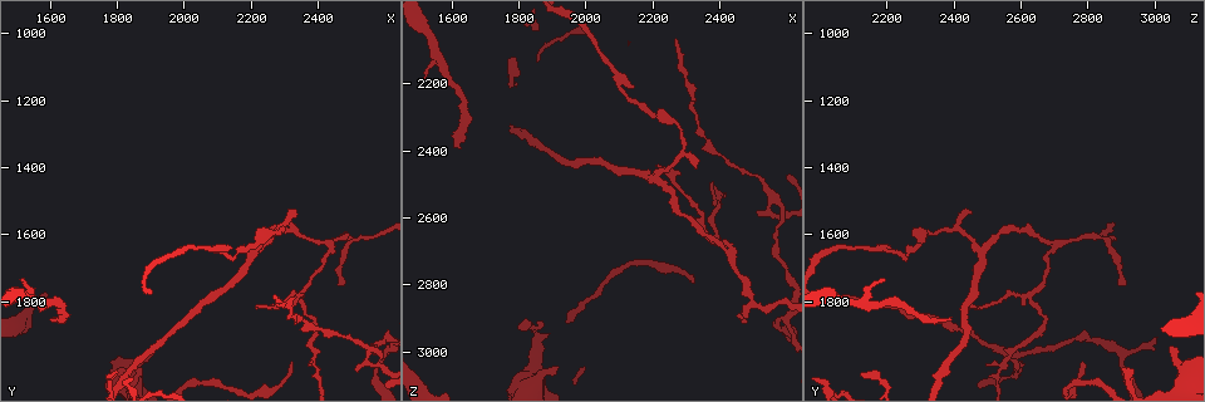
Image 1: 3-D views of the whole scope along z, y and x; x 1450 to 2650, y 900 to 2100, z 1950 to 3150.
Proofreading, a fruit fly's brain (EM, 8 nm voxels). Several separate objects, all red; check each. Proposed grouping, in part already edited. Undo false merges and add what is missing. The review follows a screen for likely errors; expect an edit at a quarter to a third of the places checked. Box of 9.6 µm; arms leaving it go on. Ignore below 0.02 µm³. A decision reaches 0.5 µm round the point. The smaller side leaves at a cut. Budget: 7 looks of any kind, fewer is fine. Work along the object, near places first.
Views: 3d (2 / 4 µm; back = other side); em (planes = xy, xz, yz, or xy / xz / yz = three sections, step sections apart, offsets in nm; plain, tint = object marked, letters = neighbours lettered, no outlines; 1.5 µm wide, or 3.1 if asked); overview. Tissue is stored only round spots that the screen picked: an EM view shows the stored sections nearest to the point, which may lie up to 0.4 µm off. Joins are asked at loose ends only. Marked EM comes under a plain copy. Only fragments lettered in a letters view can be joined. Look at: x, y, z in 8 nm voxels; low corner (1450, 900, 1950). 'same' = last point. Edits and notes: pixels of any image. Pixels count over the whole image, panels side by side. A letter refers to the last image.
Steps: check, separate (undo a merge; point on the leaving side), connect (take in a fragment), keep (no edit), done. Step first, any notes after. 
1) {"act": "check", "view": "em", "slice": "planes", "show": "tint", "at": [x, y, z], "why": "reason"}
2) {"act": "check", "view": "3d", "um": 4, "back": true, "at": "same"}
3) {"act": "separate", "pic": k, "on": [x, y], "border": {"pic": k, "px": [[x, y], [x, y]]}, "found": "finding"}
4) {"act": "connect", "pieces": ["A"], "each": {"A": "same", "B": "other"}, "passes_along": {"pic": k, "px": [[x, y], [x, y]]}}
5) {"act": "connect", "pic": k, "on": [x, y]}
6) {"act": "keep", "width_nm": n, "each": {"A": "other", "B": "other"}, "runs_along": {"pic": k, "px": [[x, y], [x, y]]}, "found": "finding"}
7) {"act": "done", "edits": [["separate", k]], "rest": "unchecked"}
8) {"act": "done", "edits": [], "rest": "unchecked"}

{"act": "check", "view": "3d", "um": 4, "at": [2320, 1990, 2790]}

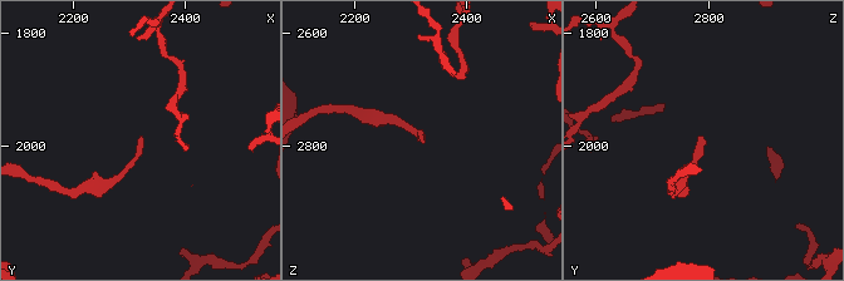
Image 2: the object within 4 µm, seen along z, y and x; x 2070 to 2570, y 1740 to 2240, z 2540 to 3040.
{"act": "check", "view": "em", "slice": "xz", "step": 8, "show": "tint", "at": [2320, 1980, 2785], "why": "shape alone is not enough"}

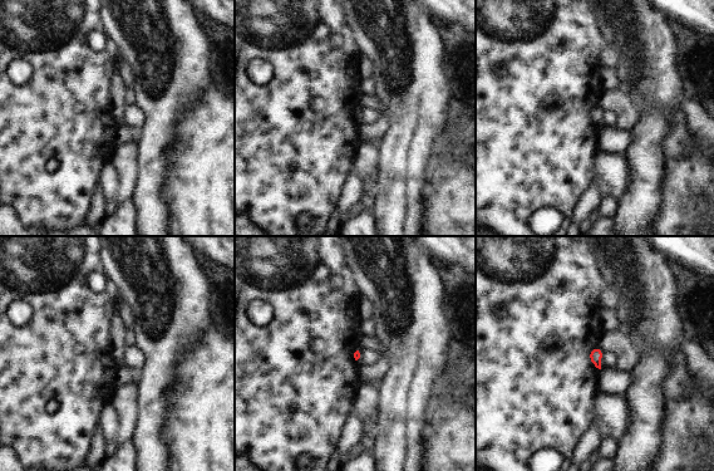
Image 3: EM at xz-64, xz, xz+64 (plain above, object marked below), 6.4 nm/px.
{"act": "check", "view": "em", "slice": "planes", "show": "letters", "at": "same", "why": "cut it another way"}

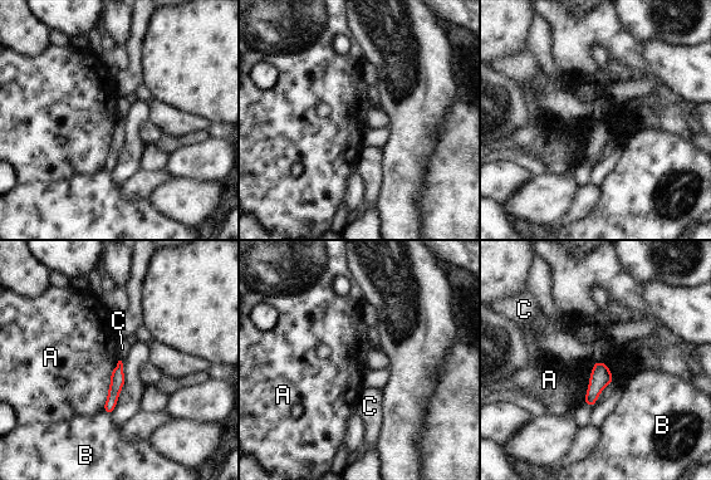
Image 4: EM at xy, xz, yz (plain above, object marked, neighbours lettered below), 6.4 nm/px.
{"act": "keep", "longest_contact_nm": ["A", 320], "each": {"A": "other", "B": "other", "C": "other"}, "border": {"pic": 4, "px": [[118, 361], [102, 409]]}, "found": "no lettered fragment goes on from it"}

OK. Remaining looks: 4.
{"act": "check", "view": "3d", "um": 4, "at": [2410, 1620, 2690], "why": "abrupt turn"}

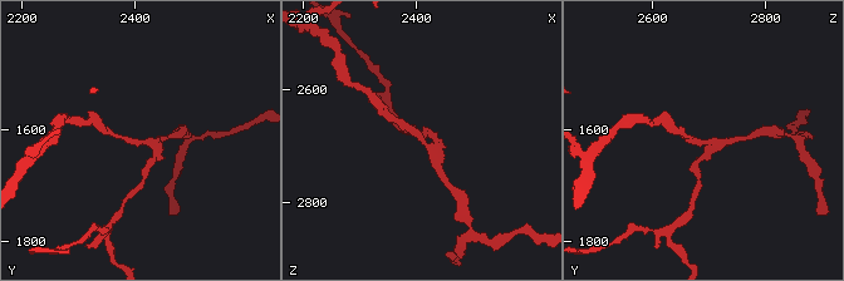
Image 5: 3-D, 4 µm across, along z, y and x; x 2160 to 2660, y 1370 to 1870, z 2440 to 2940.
{"act": "check", "view": "em", "slice": "planes", "show": "letters", "at": [2415, 1625, 2695], "arms": 3}

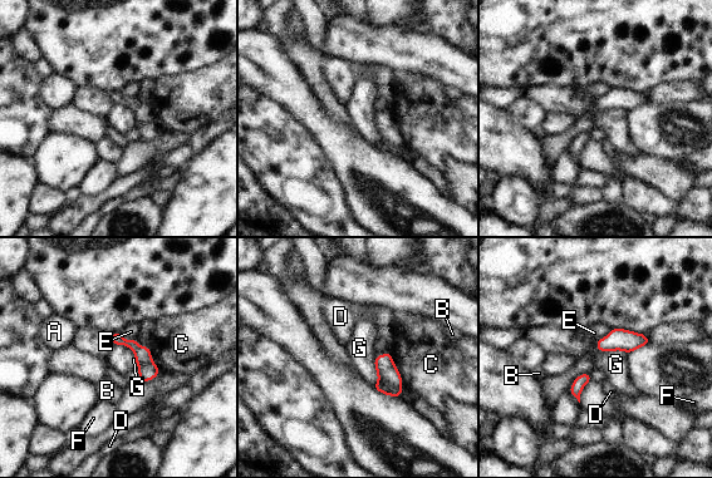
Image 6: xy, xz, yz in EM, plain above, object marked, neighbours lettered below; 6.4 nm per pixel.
{"act": "separate", "pic": 6, "on": [148, 371], "longest_contact_nm": ["C", 260], "each": {"A": "other", "B": "other", "C": "other", "D": "other", "E": "other", "F": "other", "G": "other"}, "border": {"pic": 6, "px": [[152, 361], [138, 366]]}, "found": "a second neuron is stuck on"}

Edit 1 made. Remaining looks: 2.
{"act": "check", "view": "em", "slice": "planes", "show": "letters", "at": [2470, 1760, 2910], "why": "tapers out"}

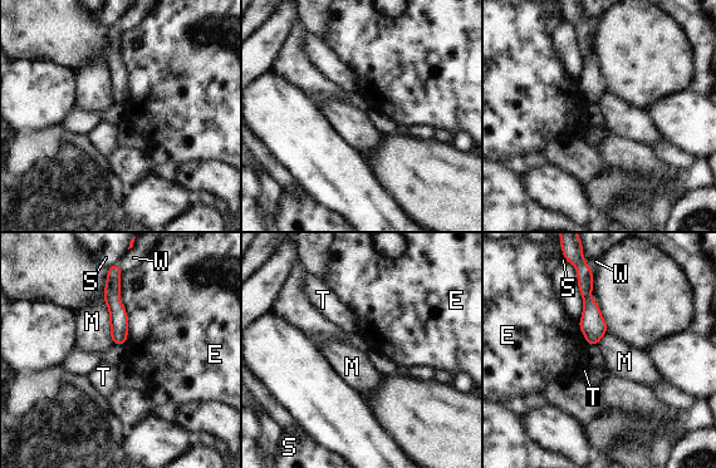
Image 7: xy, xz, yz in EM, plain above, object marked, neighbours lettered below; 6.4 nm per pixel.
{"act": "keep", "width_nm": 110, "each": {"E": "other", "M": "other", "S": "other", "T": "other", "W": "other"}, "border": {"pic": 7, "px": [[104, 304], [113, 344]]}, "found": "no lettered fragment goes on from it"}

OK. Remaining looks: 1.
{"act": "done", "edits": [["separate", 6]], "rest": "unchecked"}

